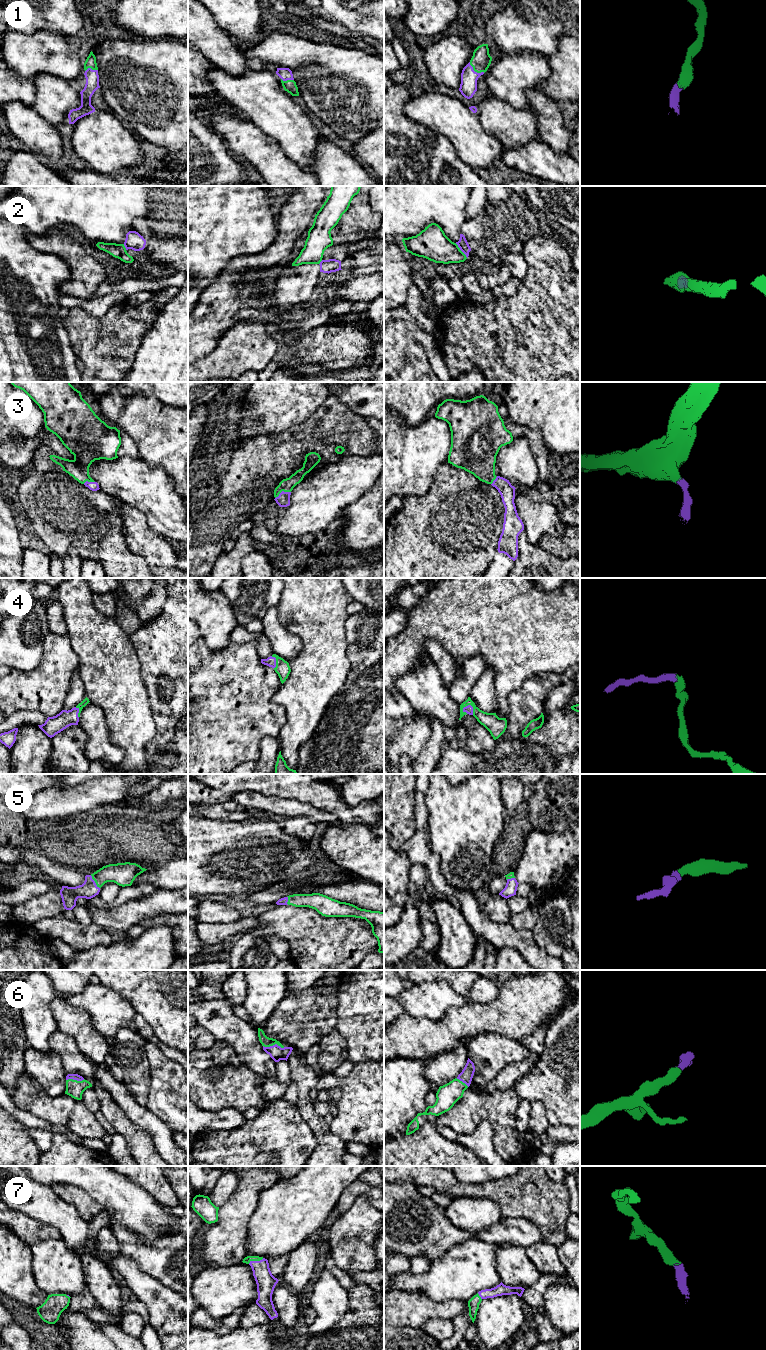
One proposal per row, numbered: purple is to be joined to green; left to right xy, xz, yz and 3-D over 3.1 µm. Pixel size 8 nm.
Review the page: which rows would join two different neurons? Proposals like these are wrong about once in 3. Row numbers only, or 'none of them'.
2

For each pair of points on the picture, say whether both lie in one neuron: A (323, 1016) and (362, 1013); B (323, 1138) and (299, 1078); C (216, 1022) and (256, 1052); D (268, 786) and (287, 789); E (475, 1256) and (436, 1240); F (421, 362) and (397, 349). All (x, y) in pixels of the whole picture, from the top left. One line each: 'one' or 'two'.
A: two
B: one
C: one
D: one
E: two
F: one

